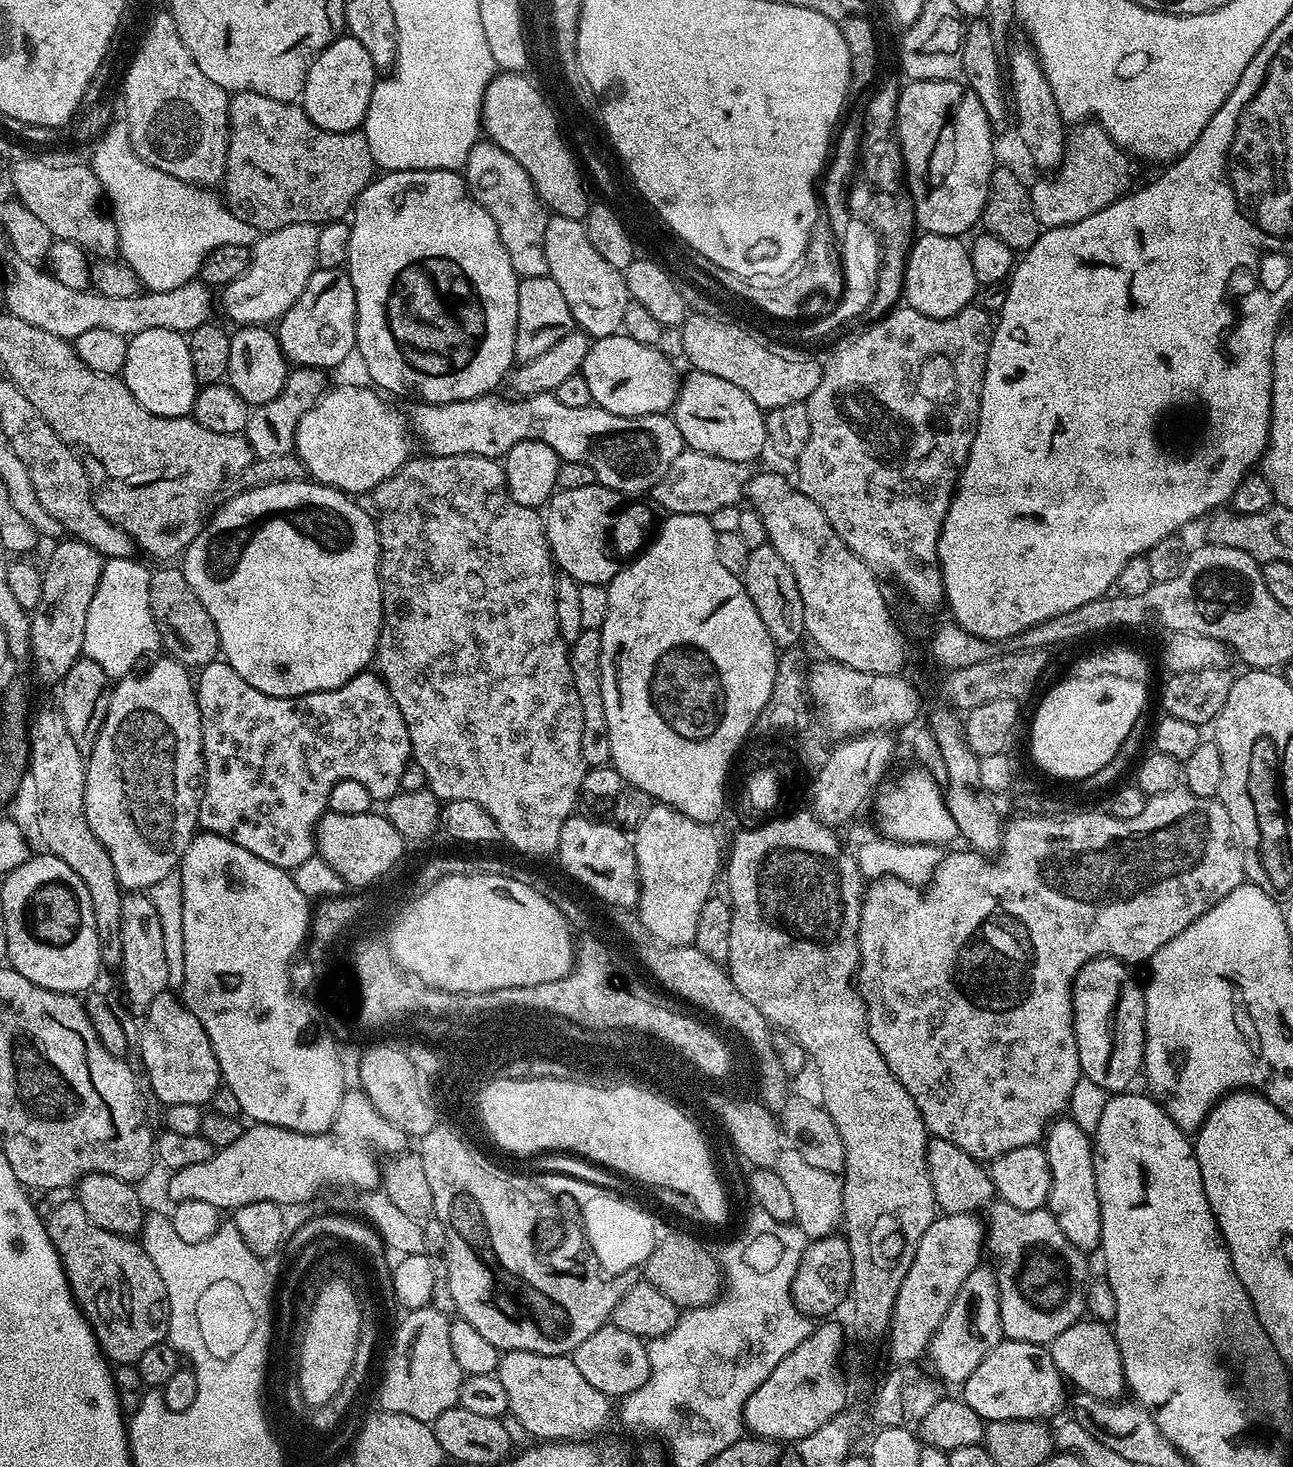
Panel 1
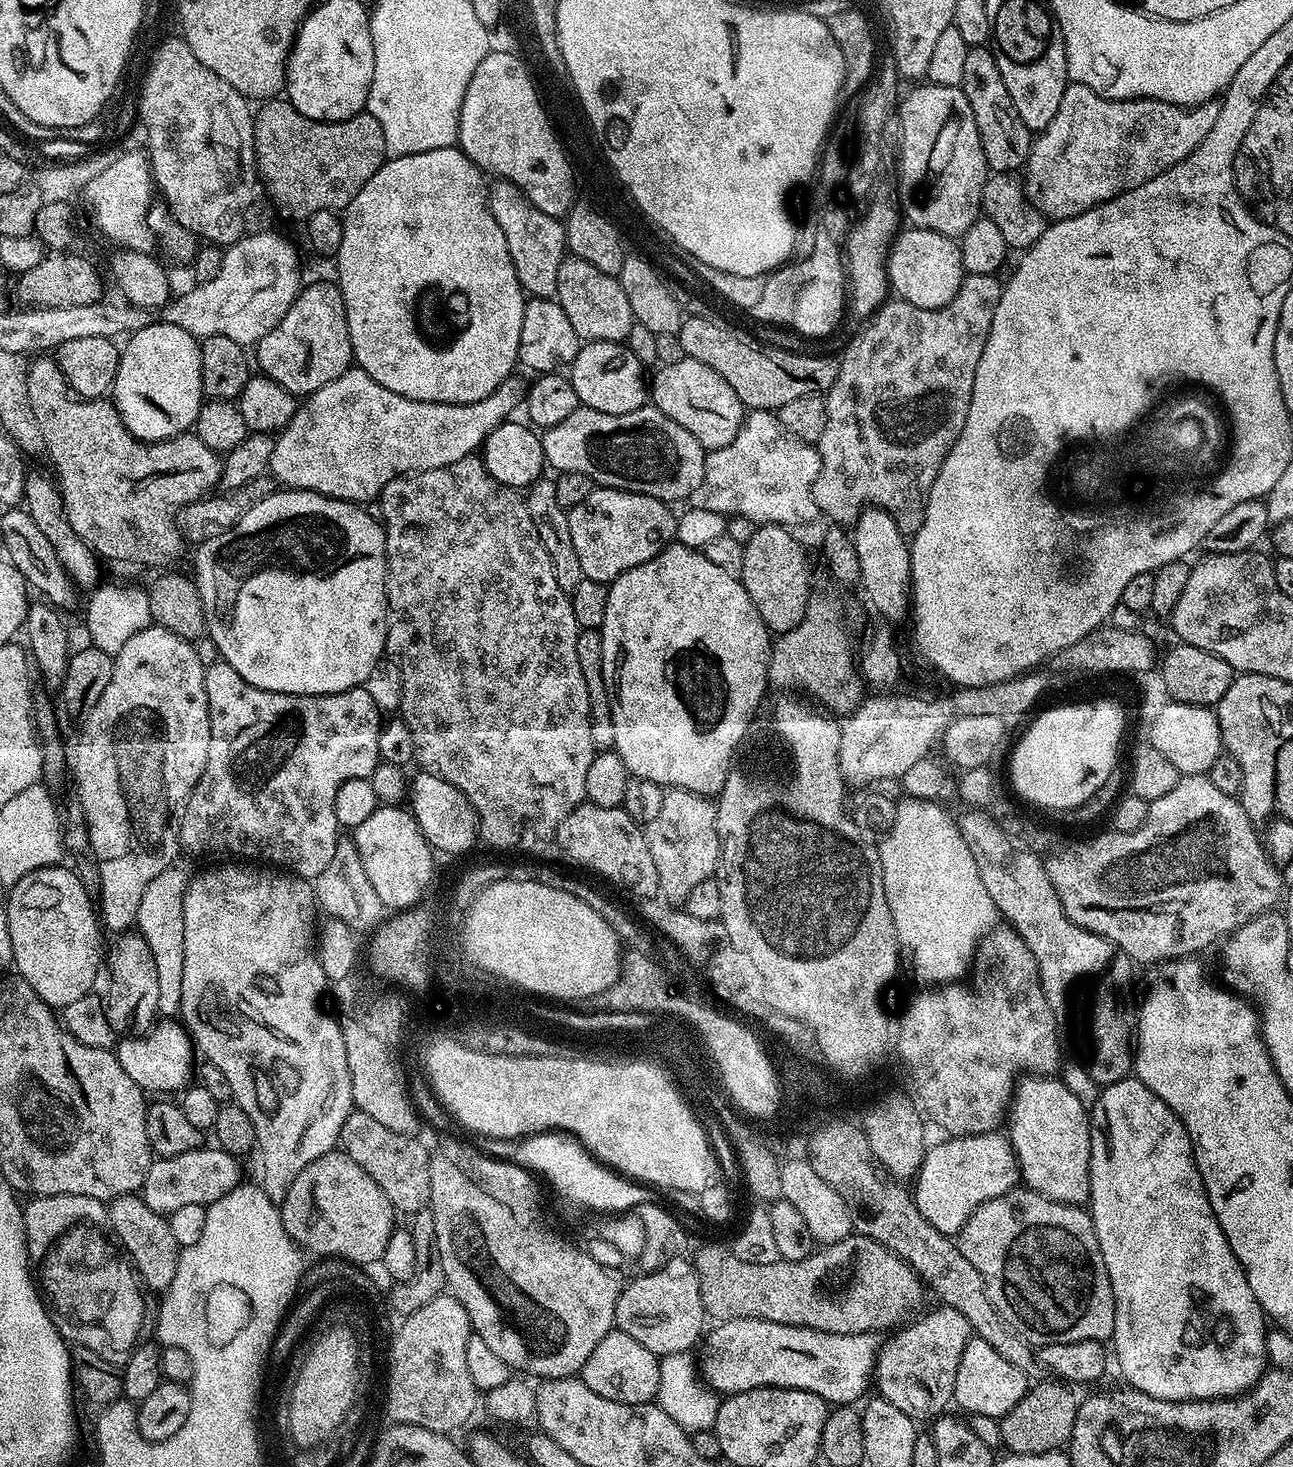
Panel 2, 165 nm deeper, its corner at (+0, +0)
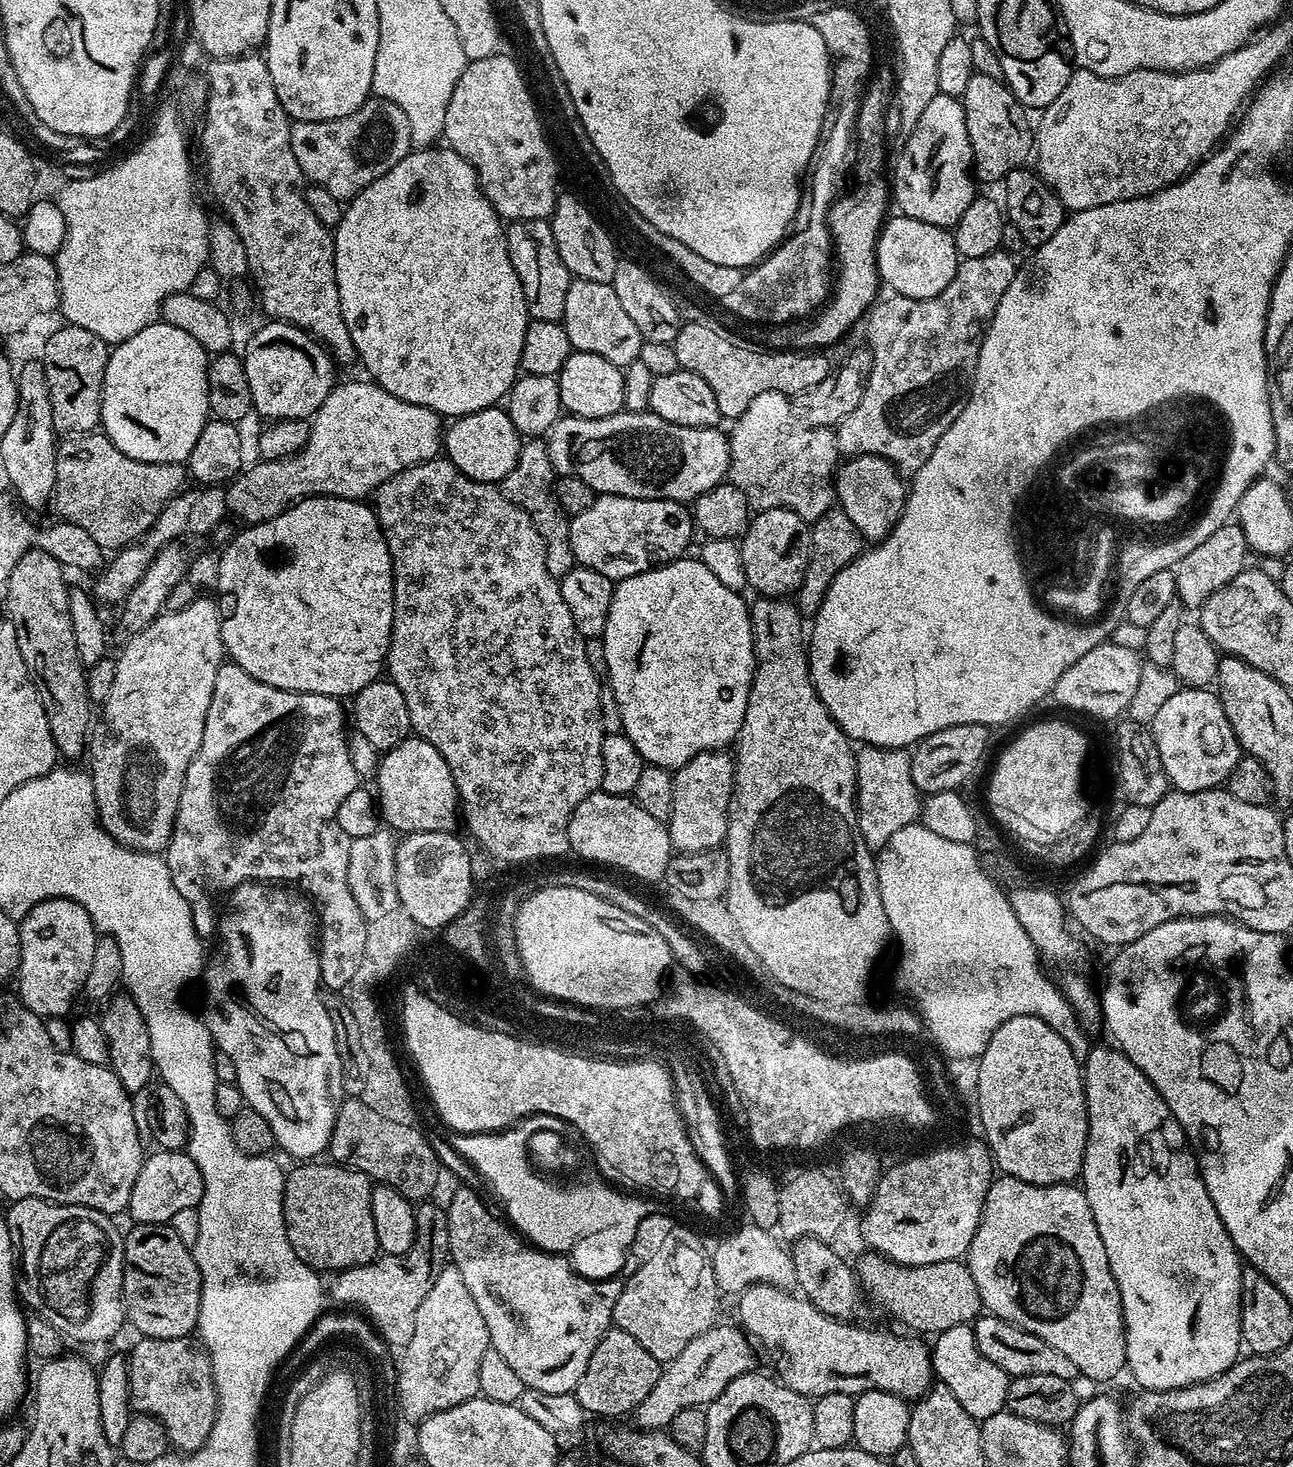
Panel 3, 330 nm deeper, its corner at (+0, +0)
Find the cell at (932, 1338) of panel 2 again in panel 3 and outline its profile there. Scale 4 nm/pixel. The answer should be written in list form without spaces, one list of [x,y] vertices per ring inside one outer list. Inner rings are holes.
[[[757,1282],[750,1285],[740,1296],[739,1327],[743,1328],[761,1349],[773,1348],[780,1355],[776,1360],[775,1371],[781,1384],[809,1398],[835,1392],[857,1397],[862,1392],[882,1390],[900,1396],[903,1400],[915,1402],[928,1393],[928,1389],[934,1383],[934,1373],[932,1354],[929,1345],[920,1341],[923,1339],[912,1334],[895,1336],[892,1332],[855,1328],[852,1322],[845,1322],[843,1319],[820,1312],[803,1295],[791,1296],[792,1294],[791,1291],[776,1288],[773,1284]]]

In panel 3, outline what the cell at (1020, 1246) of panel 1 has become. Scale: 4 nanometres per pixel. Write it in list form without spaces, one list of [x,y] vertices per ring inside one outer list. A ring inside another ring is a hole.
[[[997,1175],[993,1179],[992,1185],[988,1187],[978,1222],[978,1230],[974,1230],[974,1238],[968,1247],[966,1263],[970,1274],[974,1274],[974,1286],[978,1286],[981,1305],[991,1315],[1002,1318],[1006,1322],[1014,1322],[1023,1332],[1038,1334],[1038,1338],[1042,1338],[1042,1342],[1054,1346],[1054,1350],[1058,1350],[1058,1354],[1066,1354],[1066,1358],[1070,1358],[1070,1362],[1074,1362],[1077,1373],[1086,1375],[1093,1382],[1112,1380],[1120,1371],[1122,1373],[1125,1371],[1128,1359],[1126,1358],[1124,1315],[1122,1314],[1120,1291],[1114,1282],[1114,1274],[1110,1270],[1110,1262],[1106,1258],[1106,1246],[1102,1246],[1102,1234],[1098,1234],[1098,1226],[1094,1222],[1090,1202],[1086,1202],[1083,1187],[1072,1182],[1067,1184],[1031,1184],[1022,1182],[1013,1176]]]

